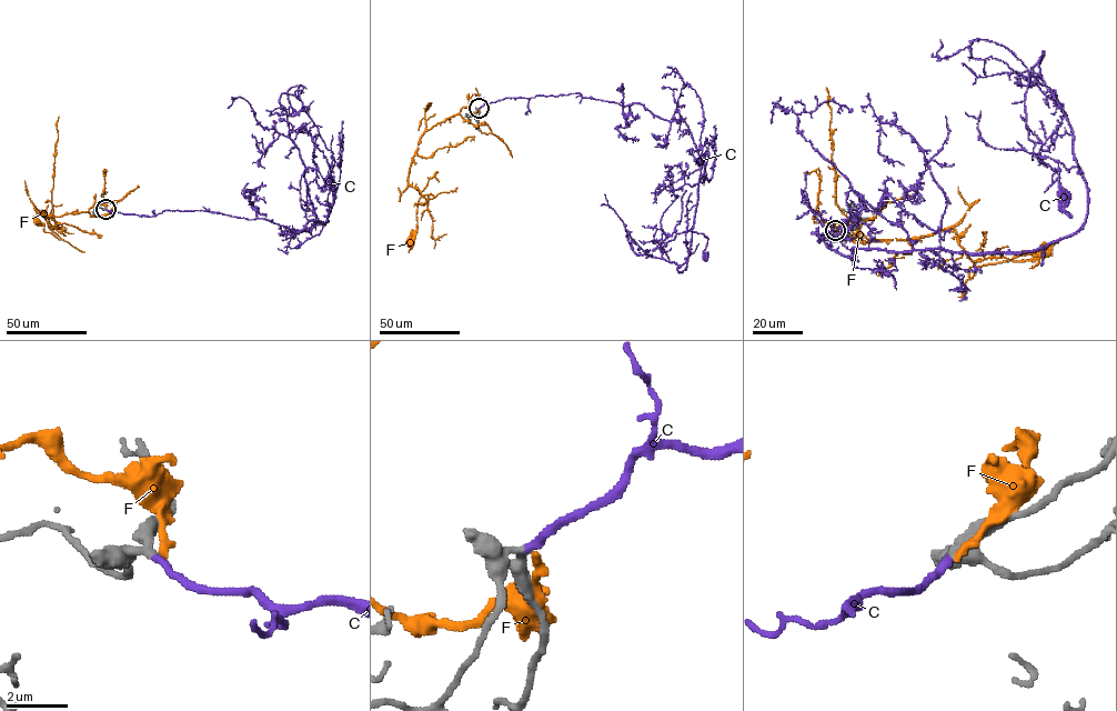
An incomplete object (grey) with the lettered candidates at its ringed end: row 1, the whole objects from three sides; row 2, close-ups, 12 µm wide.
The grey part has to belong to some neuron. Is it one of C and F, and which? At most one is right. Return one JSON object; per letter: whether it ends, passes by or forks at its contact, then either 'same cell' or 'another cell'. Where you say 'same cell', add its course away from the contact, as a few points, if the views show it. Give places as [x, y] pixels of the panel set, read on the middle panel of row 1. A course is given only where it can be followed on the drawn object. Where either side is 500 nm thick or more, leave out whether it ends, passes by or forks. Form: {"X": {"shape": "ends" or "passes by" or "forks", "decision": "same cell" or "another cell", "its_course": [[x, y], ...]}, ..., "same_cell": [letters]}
{"C": {"shape": "ends", "decision": "same cell", "its_course": [[479, 108], [509, 98], [580, 93], [682, 119], [701, 164], [684, 270], [652, 241], [703, 233], [705, 257]]}, "F": {"shape": "ends", "decision": "another cell"}, "same_cell": ["C"]}

